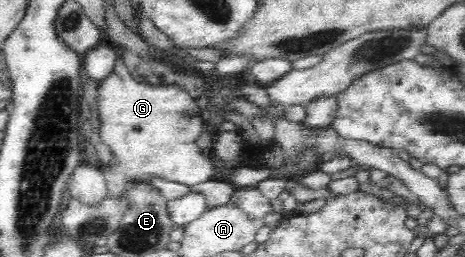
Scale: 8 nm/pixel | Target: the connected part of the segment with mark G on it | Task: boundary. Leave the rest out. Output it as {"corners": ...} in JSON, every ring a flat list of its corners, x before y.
{"corners":[[111,44,116,52,115,70,109,77,105,78,96,94,96,103,99,110,100,120,100,138,105,146,109,147,111,160,108,166,102,166,102,173,106,180,106,187,109,197,118,199,122,196,122,192,126,190,129,182,139,180,149,182,151,178,165,178,171,182,179,182,195,188,202,183,213,180,225,180,230,182,230,176,234,170,241,167,261,166,258,158,262,157,262,152,267,145,275,141,275,117,267,114,264,117,255,117,251,120,257,132,259,143,257,144,241,144,241,156,235,162,227,162,221,160,221,167,216,167,213,160,208,157,208,152,199,149,195,140,202,133,204,120,200,116,201,109,197,105,195,99,183,88,177,85,156,86,146,84,136,80,135,76,129,72,123,63,123,49,119,45]]}

